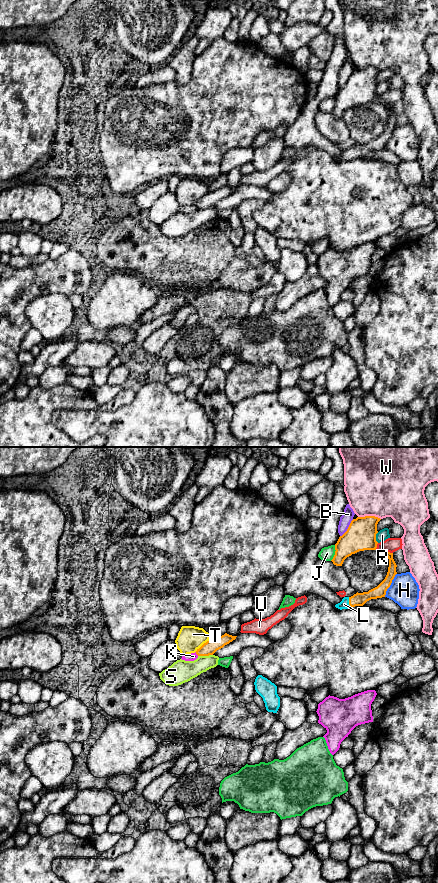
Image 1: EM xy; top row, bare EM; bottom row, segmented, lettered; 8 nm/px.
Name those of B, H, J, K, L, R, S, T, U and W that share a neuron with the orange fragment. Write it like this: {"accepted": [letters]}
{"accepted": ["L"]}

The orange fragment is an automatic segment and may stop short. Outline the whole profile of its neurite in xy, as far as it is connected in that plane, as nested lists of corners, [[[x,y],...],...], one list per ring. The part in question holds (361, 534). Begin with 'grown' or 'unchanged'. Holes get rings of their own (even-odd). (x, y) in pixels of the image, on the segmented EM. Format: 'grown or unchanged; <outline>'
unchanged; [[[375,516],[353,519],[347,531],[335,544],[335,555],[331,560],[334,565],[342,566],[344,560],[359,551],[376,550],[377,524],[381,519]]]

